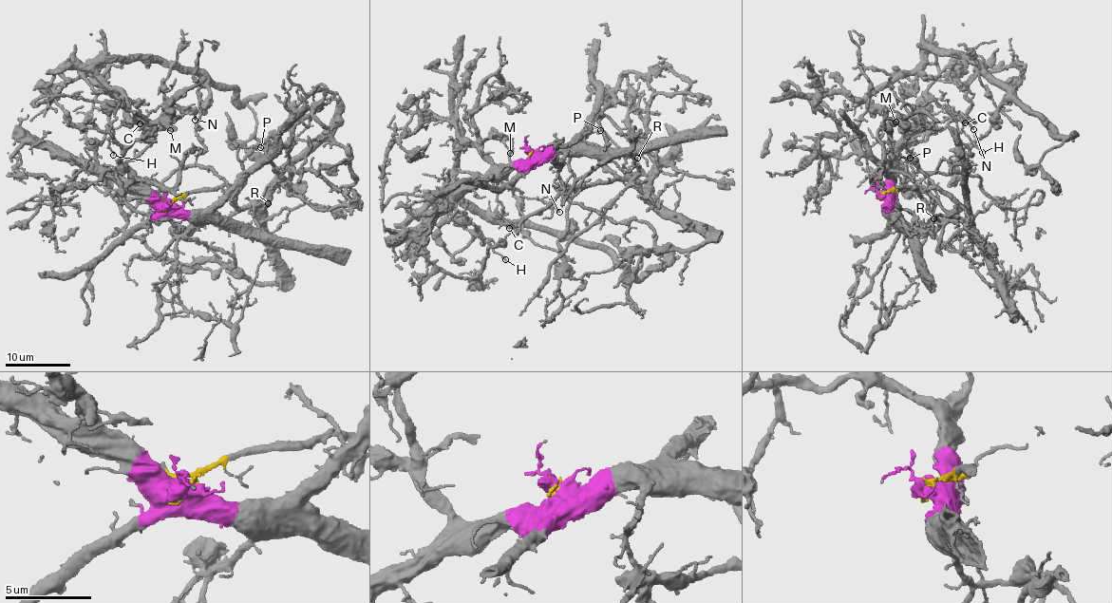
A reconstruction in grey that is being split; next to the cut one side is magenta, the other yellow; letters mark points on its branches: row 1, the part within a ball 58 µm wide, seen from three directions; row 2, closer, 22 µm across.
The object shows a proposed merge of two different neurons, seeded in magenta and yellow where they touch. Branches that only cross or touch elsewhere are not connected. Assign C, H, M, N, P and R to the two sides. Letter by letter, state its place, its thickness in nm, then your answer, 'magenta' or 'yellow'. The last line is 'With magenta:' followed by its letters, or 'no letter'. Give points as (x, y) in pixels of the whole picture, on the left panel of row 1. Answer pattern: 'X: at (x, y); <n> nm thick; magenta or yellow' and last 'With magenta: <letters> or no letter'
C: at (140, 123); 130 nm thick; magenta
H: at (113, 155); 100 nm thick; magenta
M: at (170, 130); 130 nm thick; magenta
N: at (195, 120); 140 nm thick; magenta
P: at (260, 147); 120 nm thick; yellow
R: at (268, 203); 120 nm thick; yellow
With magenta: C, H, M, N

